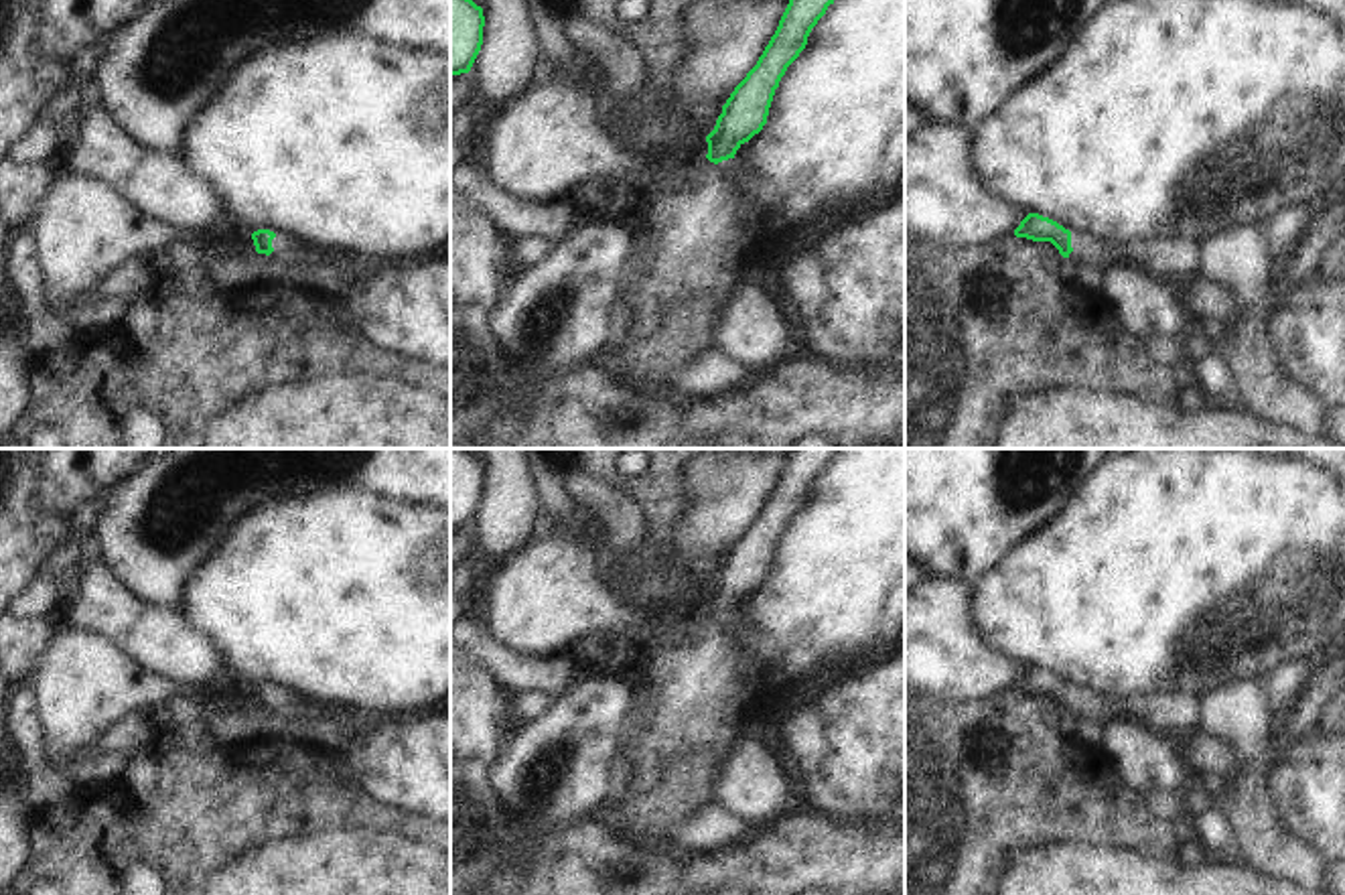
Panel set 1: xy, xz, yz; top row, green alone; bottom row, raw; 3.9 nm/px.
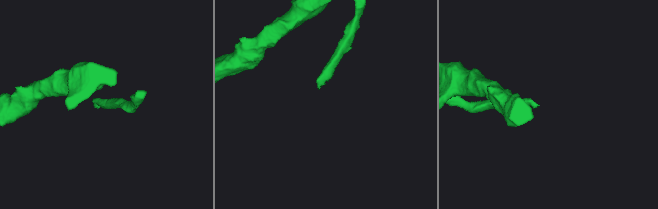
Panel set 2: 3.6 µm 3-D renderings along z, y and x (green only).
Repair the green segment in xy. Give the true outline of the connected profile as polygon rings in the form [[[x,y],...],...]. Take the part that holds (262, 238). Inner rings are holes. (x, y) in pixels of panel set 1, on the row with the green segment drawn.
[[[258,229],[252,233],[252,239],[258,254],[266,254],[282,266],[314,264],[314,262],[329,264],[333,256],[331,250],[318,250],[290,233]]]

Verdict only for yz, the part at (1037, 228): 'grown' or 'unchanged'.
grown

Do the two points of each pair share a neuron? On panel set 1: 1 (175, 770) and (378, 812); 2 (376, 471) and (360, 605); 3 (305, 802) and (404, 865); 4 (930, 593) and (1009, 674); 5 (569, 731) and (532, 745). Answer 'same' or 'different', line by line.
1: same
2: different
3: different
4: same
5: same

